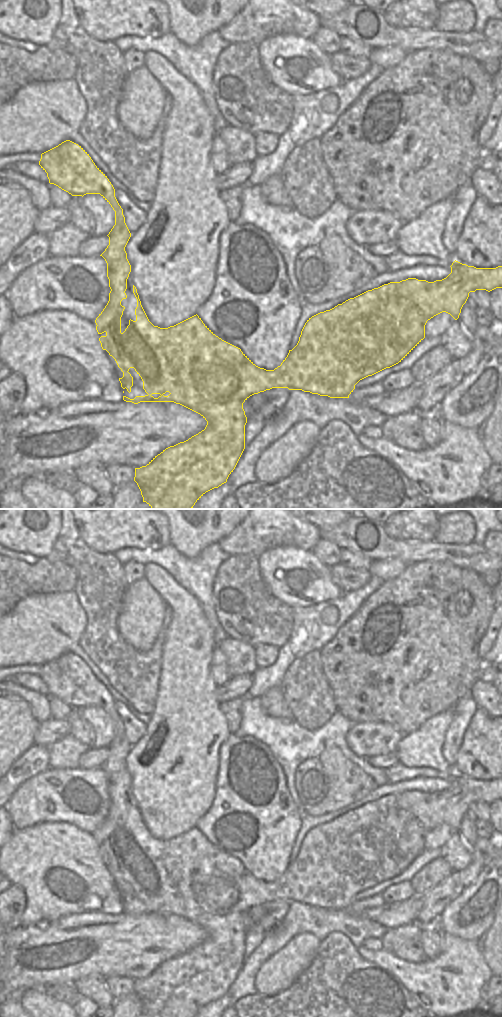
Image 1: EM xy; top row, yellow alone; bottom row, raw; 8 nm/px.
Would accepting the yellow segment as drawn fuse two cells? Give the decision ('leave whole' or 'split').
split

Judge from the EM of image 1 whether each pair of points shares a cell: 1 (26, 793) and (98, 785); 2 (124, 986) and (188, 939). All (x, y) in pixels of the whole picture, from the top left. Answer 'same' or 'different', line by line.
1: same
2: different

